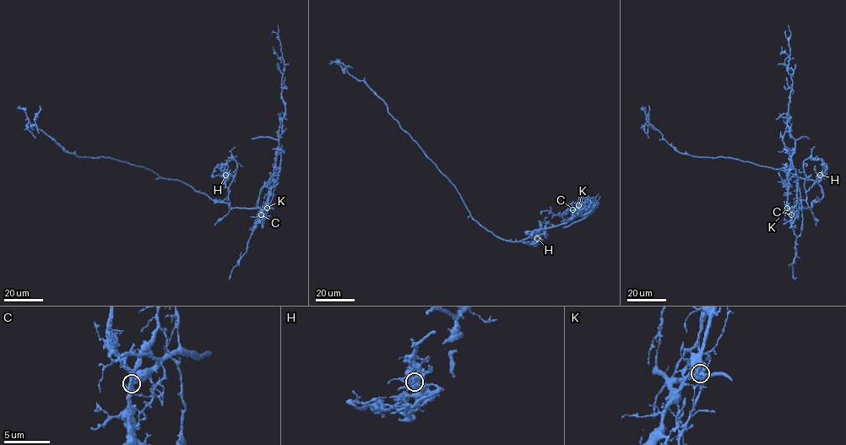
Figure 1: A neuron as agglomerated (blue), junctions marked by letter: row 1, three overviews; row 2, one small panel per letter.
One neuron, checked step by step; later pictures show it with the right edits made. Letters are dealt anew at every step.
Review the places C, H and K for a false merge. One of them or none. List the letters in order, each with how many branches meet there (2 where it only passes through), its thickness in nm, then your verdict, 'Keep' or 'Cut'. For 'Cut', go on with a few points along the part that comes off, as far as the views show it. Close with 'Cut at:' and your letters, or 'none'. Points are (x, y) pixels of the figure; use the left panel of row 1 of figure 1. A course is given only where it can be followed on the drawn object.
C: Branches: 3. Thickness 360 nm. Keep
H: Branches: 3. Thickness 380 nm. Keep
K: Branches: 3. Thickness 300 nm. Cut. Course of the part to remove: (267, 208), (269, 180), (279, 165), (278, 139), (284, 112), (281, 94), (284, 61), (277, 25)
Cut at: K

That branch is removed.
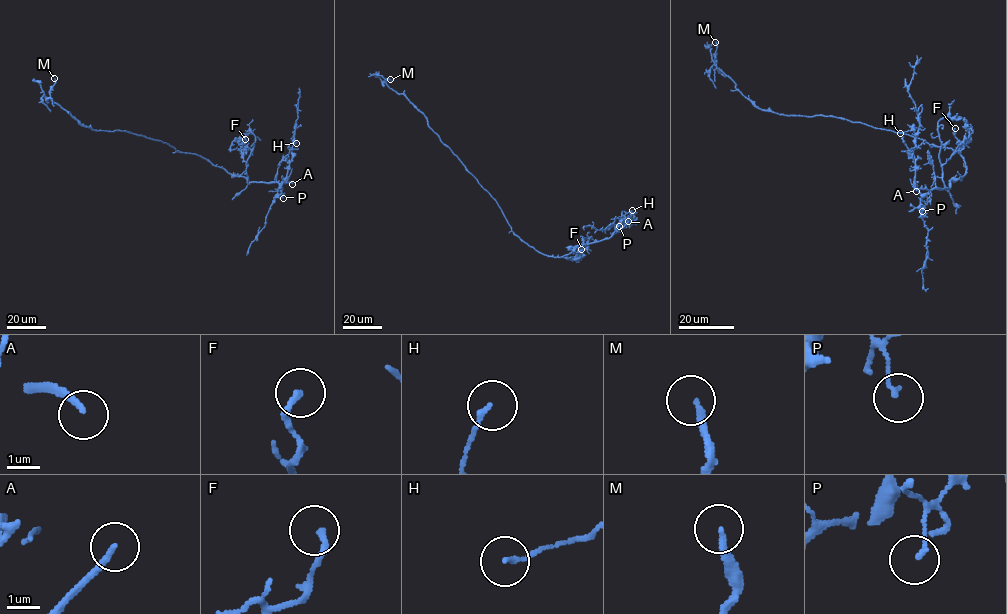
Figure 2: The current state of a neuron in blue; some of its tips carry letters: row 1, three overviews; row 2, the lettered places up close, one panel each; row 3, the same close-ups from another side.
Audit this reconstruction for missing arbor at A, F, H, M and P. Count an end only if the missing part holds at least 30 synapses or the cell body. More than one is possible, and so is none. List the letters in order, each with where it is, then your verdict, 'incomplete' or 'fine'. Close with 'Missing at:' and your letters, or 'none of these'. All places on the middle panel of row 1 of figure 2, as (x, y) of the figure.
A: (628, 221) | incomplete
F: (581, 249) | fine
H: (632, 210) | fine
M: (390, 79) | fine
P: (619, 226) | fine
Missing at: A

